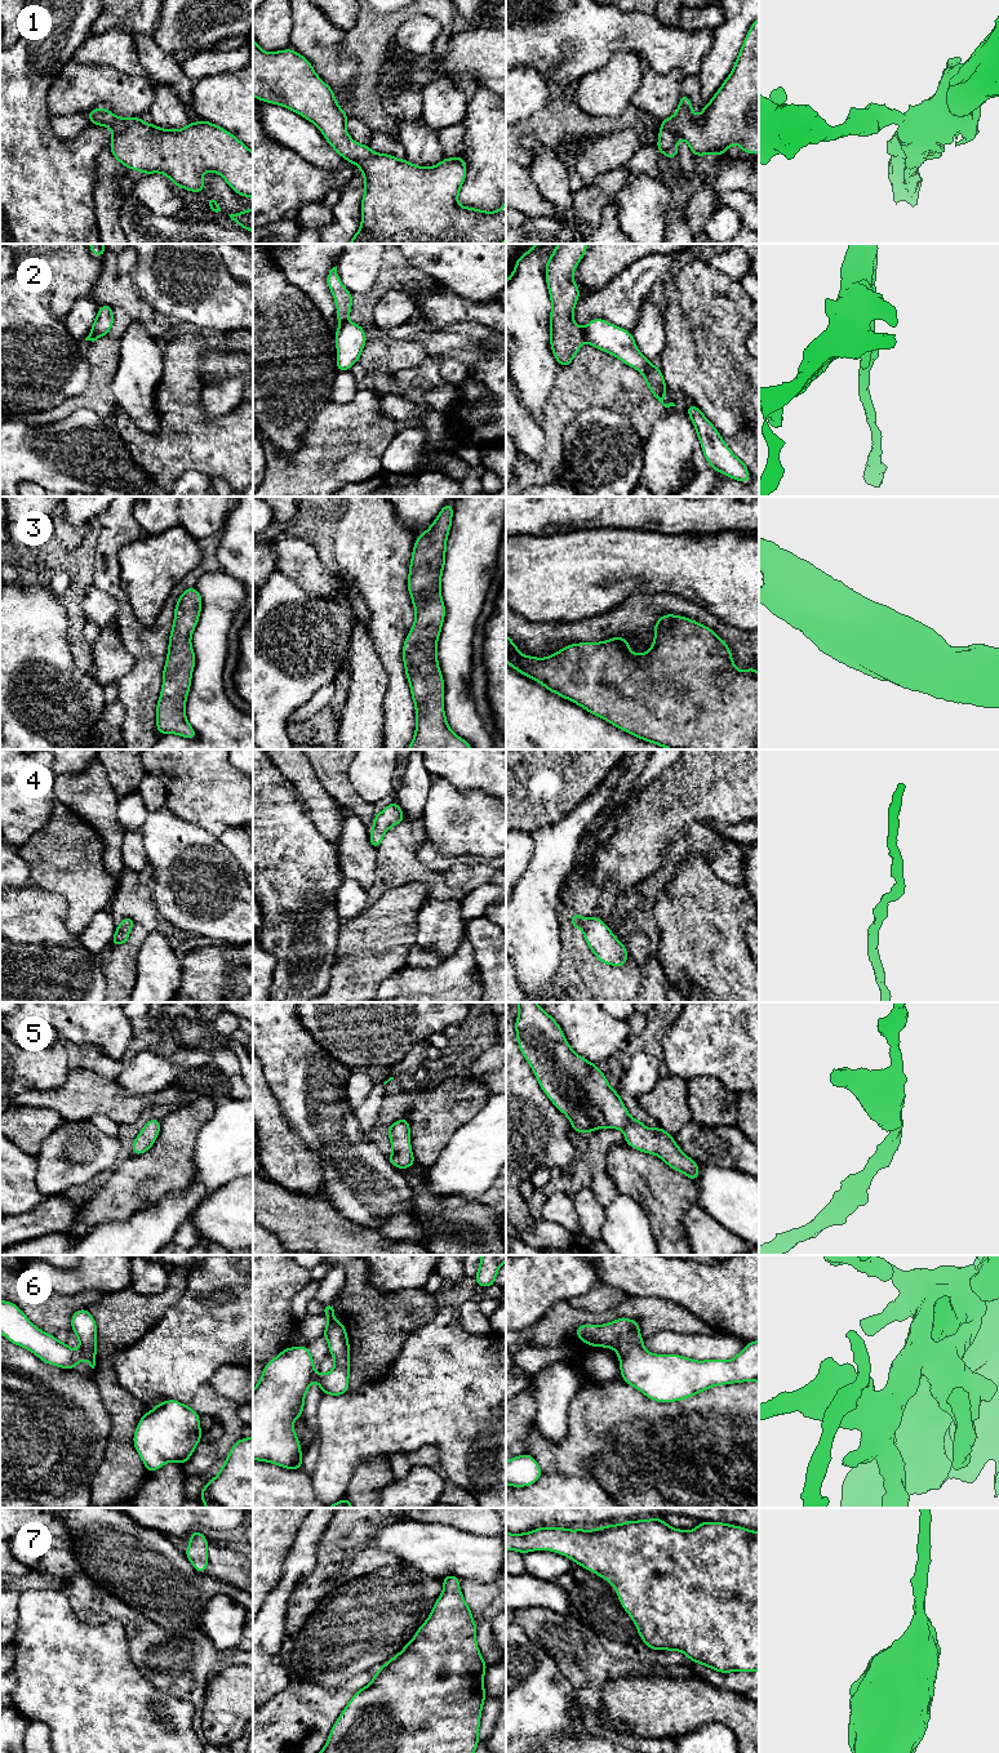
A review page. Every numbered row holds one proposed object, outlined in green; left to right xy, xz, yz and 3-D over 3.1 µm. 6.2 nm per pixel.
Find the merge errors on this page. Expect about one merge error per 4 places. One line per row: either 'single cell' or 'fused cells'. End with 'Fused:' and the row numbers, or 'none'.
1: single cell
2: fused cells
3: single cell
4: single cell
5: single cell
6: single cell
7: single cell
Fused: 2

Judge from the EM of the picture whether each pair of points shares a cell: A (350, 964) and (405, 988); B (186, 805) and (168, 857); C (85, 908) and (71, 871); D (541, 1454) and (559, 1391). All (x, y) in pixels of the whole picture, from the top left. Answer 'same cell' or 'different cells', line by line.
A: different cells
B: different cells
C: same cell
D: different cells

